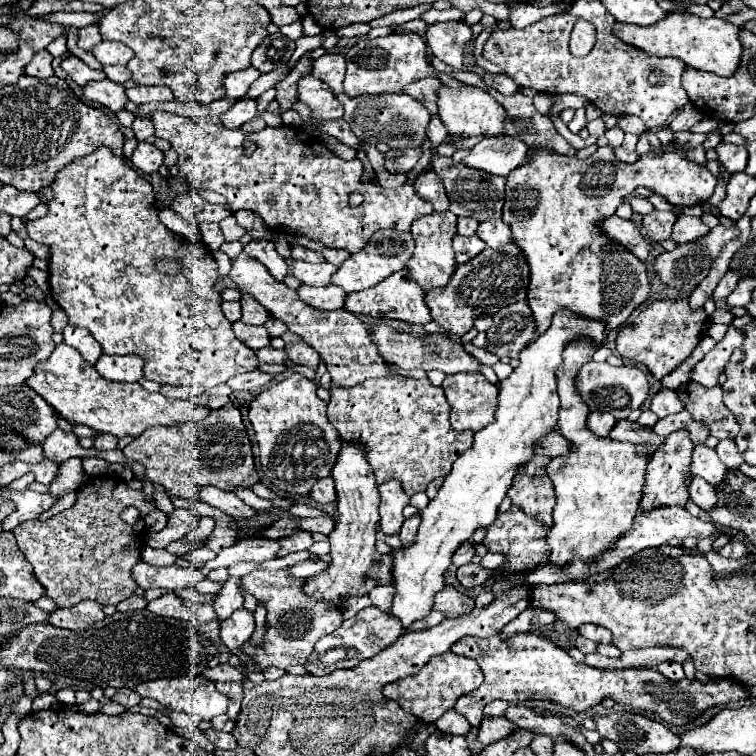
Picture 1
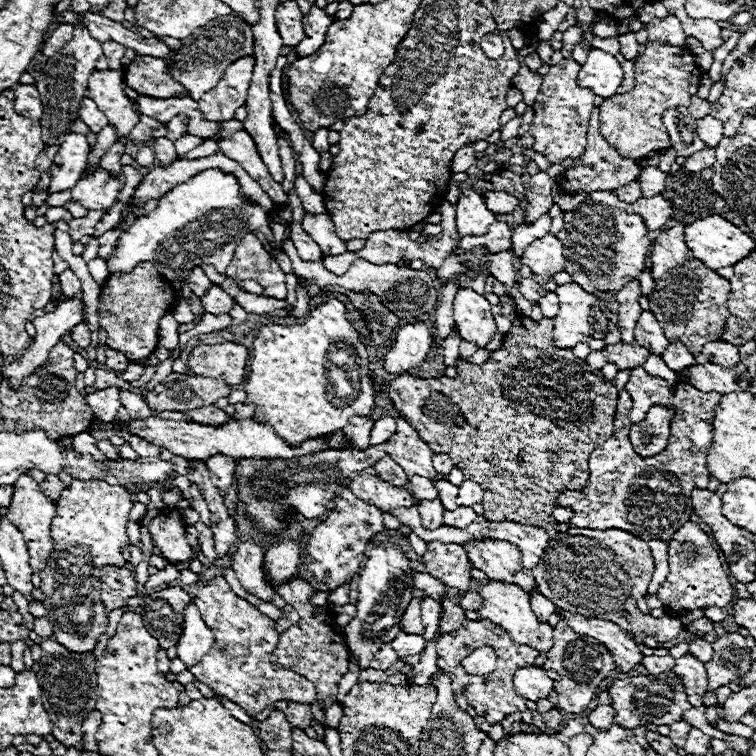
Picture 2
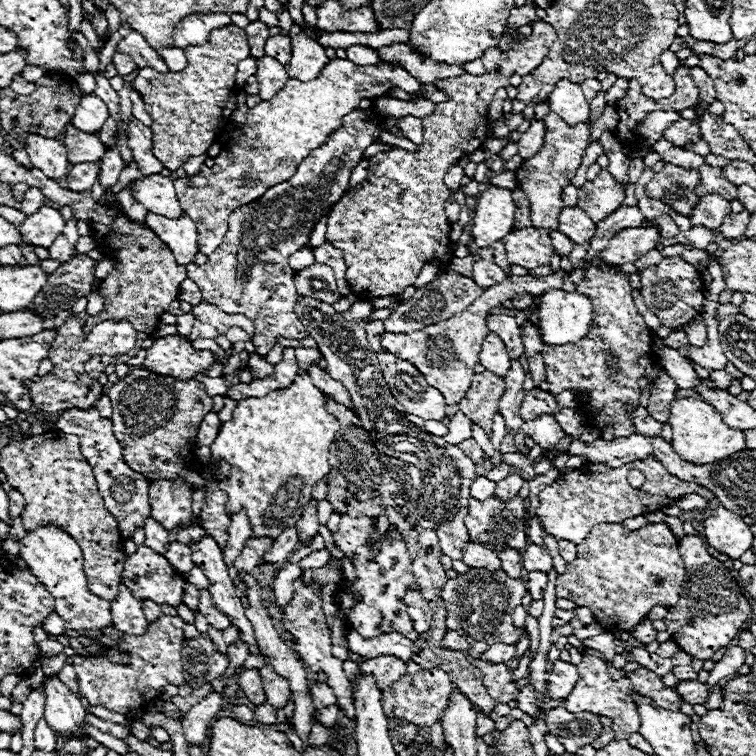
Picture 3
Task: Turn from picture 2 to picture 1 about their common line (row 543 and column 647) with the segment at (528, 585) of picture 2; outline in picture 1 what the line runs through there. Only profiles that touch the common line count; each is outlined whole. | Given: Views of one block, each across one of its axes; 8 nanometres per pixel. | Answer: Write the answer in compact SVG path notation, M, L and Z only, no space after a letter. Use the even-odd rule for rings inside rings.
M672 432L666 436L664 444L654 452L650 464L646 466L646 482L644 482L644 498L642 508L650 510L656 506L686 506L690 500L686 478L690 474L690 458L692 458L694 444L688 432Z

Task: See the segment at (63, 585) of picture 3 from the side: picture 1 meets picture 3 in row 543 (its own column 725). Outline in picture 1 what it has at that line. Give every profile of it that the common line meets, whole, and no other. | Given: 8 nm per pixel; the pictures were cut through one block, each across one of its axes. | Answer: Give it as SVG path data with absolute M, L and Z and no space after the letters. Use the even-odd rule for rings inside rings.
M674 12L668 14L664 20L658 20L652 26L636 28L632 24L614 24L614 34L622 40L628 42L630 46L636 46L648 54L656 56L672 56L682 60L684 64L700 70L708 70L718 76L732 76L742 54L742 44L738 40L738 26L730 24L728 20L720 18L698 18L688 12Z

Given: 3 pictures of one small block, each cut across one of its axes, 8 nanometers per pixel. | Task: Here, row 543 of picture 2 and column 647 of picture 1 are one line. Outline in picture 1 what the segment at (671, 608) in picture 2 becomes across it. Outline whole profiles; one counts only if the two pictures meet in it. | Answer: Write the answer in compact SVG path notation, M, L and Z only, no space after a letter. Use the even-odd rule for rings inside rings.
M516 634L508 640L500 636L490 638L464 638L452 644L450 648L454 654L472 658L484 672L484 682L478 690L470 692L468 696L460 696L456 702L456 712L466 716L466 720L478 728L482 720L482 710L488 702L494 700L508 700L508 702L524 702L528 698L542 698L554 700L562 706L574 708L576 712L586 712L592 706L600 704L602 698L612 698L620 704L638 708L642 712L650 712L660 716L664 722L674 726L684 726L694 720L702 710L710 706L728 704L732 700L744 700L750 694L746 688L734 680L720 680L720 682L700 682L700 680L680 680L672 682L662 676L654 668L626 668L626 670L598 670L588 664L576 662L564 648L556 646L554 642L538 636L538 634Z

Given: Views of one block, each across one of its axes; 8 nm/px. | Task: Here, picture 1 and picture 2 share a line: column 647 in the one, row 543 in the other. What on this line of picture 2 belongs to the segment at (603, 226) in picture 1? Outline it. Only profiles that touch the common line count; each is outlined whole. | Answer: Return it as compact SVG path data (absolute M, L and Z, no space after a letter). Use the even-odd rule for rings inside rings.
M244 540L236 546L236 550L232 552L232 570L236 572L244 590L270 602L274 590L264 582L262 548L256 540Z

